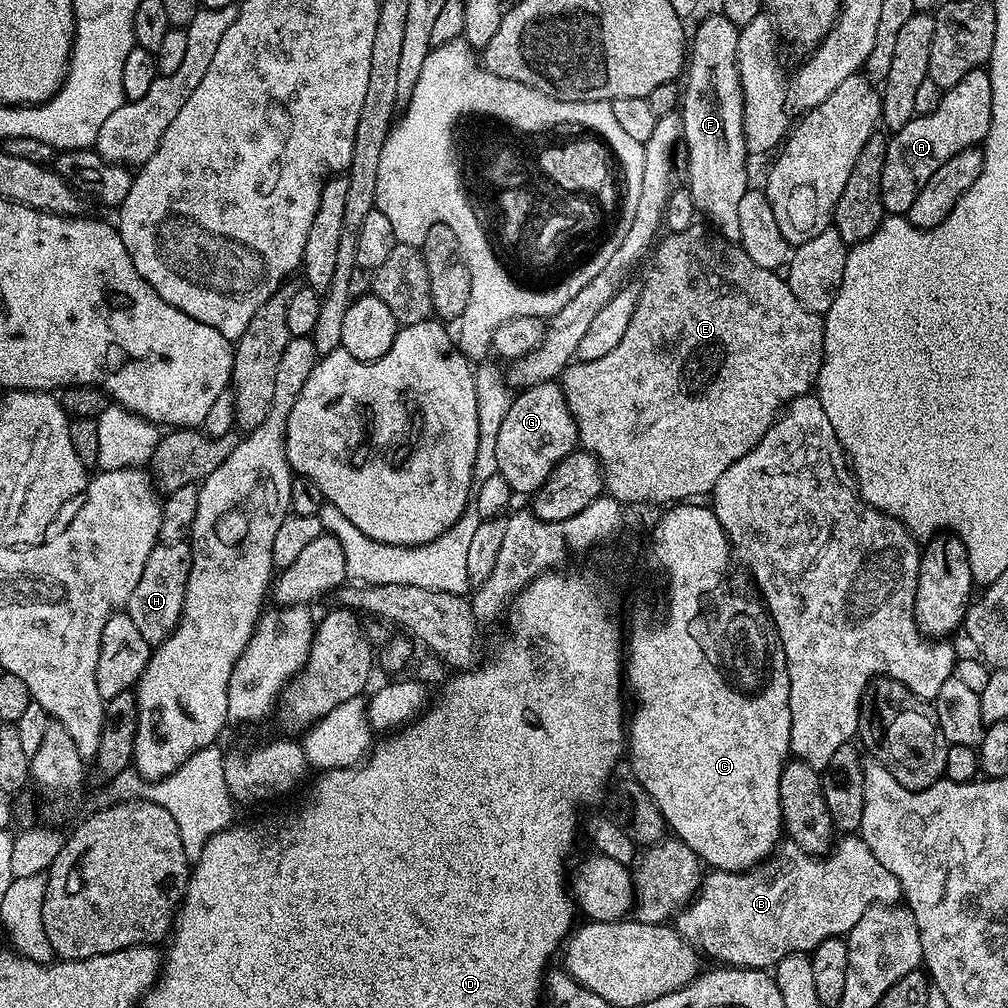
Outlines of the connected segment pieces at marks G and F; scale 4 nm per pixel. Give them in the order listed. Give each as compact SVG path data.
M544 381L519 391L499 426L495 454L497 473L506 478L513 493L533 495L553 470L575 451L579 441L577 426L569 413L564 392L557 381Z
M715 14L716 16L708 16L696 28L696 33L691 33L690 36L690 51L686 56L686 77L688 81L683 81L682 84L682 144L688 147L688 180L686 180L686 187L692 191L692 197L696 203L697 209L701 213L704 212L709 216L707 219L711 221L717 232L727 237L733 242L739 241L740 230L738 228L738 202L742 202L742 194L750 191L750 184L748 184L748 172L744 169L744 163L750 157L750 149L746 143L744 135L744 95L740 89L740 75L738 74L738 66L736 59L738 58L738 38L740 37L740 28L734 22L730 22L722 14Z

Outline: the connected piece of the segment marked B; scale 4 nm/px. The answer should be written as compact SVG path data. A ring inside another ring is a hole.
M848 834L840 839L835 841L832 851L826 856L806 854L806 850L799 848L794 841L785 839L764 863L756 865L755 868L749 868L746 872L709 871L703 877L700 891L696 893L695 900L675 917L674 927L676 932L684 937L696 949L697 953L704 955L705 952L706 955L713 956L716 962L721 965L733 968L758 968L761 970L775 969L776 963L787 956L811 953L813 948L816 948L822 942L826 942L826 938L834 938L835 936L847 937L848 931L856 925L858 918L862 918L862 914L866 914L866 910L870 910L876 904L895 904L901 899L902 893L898 878L894 878L894 874L890 874L890 870L886 870L886 866L882 866L882 862L878 862L878 858L874 858L874 854L870 854L870 846L866 846L866 842L861 840L859 835Z

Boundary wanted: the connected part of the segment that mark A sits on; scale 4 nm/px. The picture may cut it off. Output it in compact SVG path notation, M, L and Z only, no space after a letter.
M975 68L962 78L953 88L947 89L941 95L938 106L930 114L925 116L913 116L902 130L898 130L888 141L886 150L886 166L882 166L882 186L880 187L880 201L884 204L885 213L906 214L910 206L914 206L914 198L918 198L918 190L930 182L930 174L942 166L954 154L958 154L967 148L983 145L984 139L990 130L990 106L992 105L992 91L990 90L990 78L984 68Z

